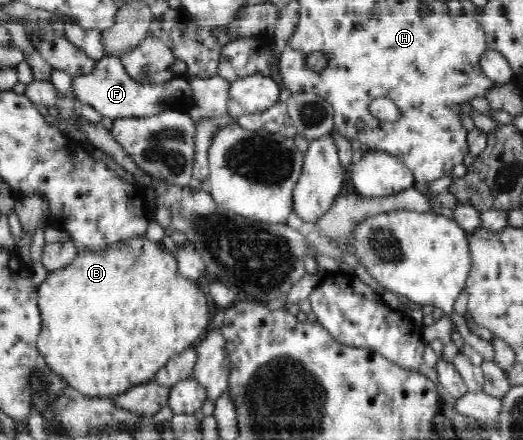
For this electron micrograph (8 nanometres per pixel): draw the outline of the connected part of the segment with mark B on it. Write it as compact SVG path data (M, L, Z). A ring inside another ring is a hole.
M135 237L135 239L123 239L115 245L109 245L105 251L95 253L94 251L83 251L77 257L65 265L63 269L58 269L54 273L48 273L47 279L41 283L37 290L38 306L41 314L41 331L37 338L37 349L45 363L57 375L61 376L69 387L76 389L81 395L87 397L115 397L129 391L135 385L141 385L153 381L155 374L167 361L178 353L191 348L197 344L211 328L211 313L205 293L197 284L179 274L177 260L172 253L160 245L159 241L151 241L146 237Z

